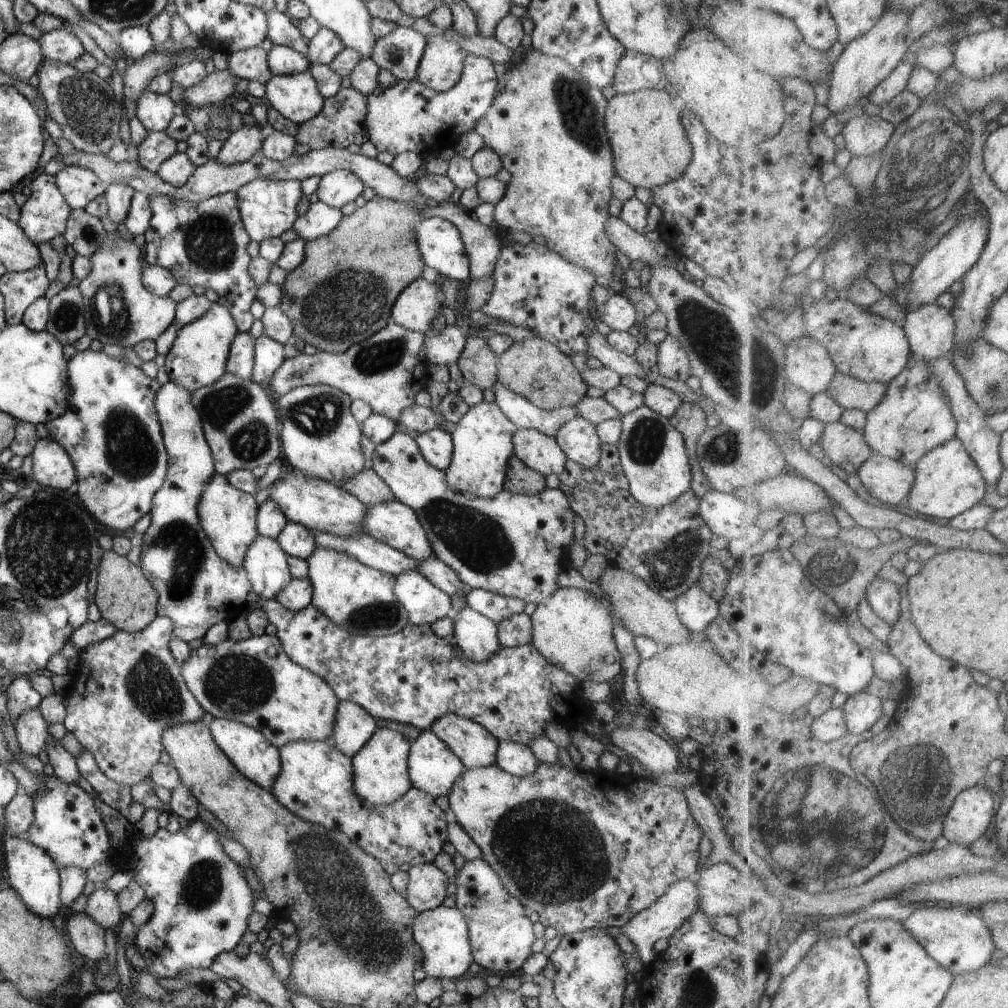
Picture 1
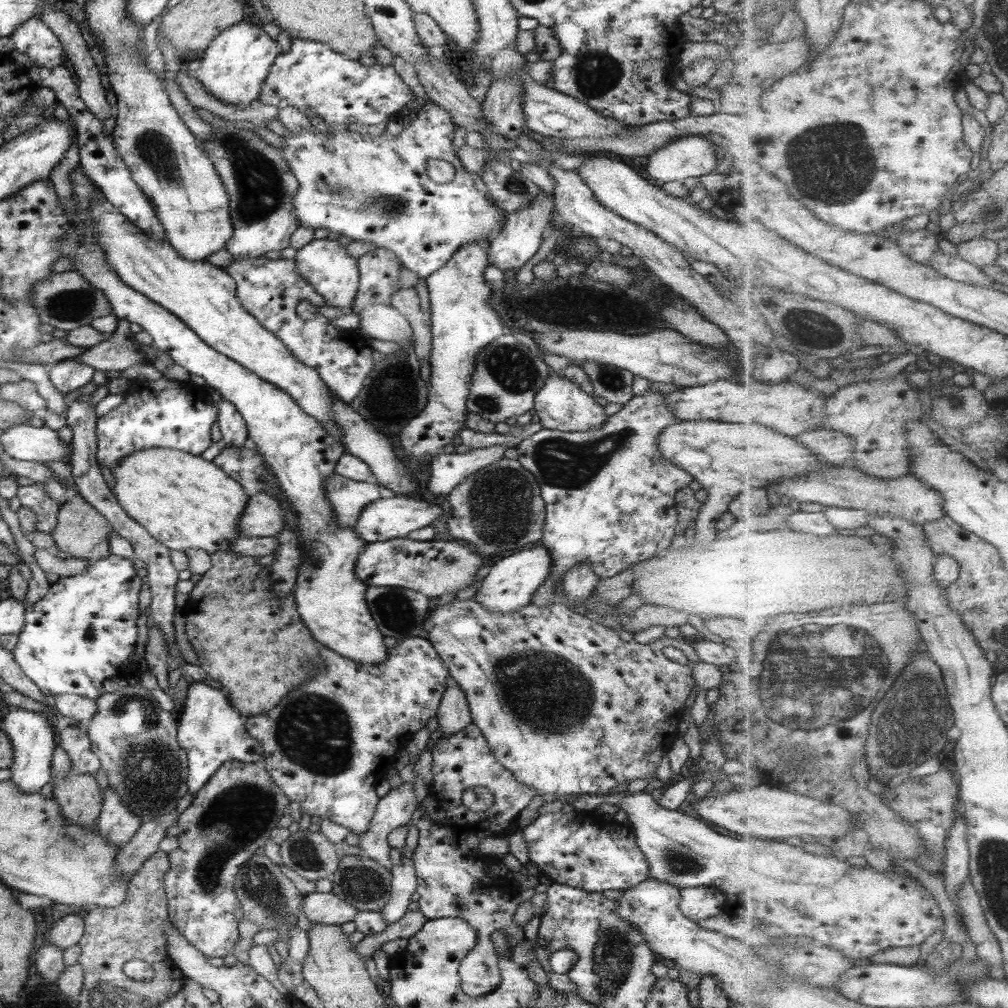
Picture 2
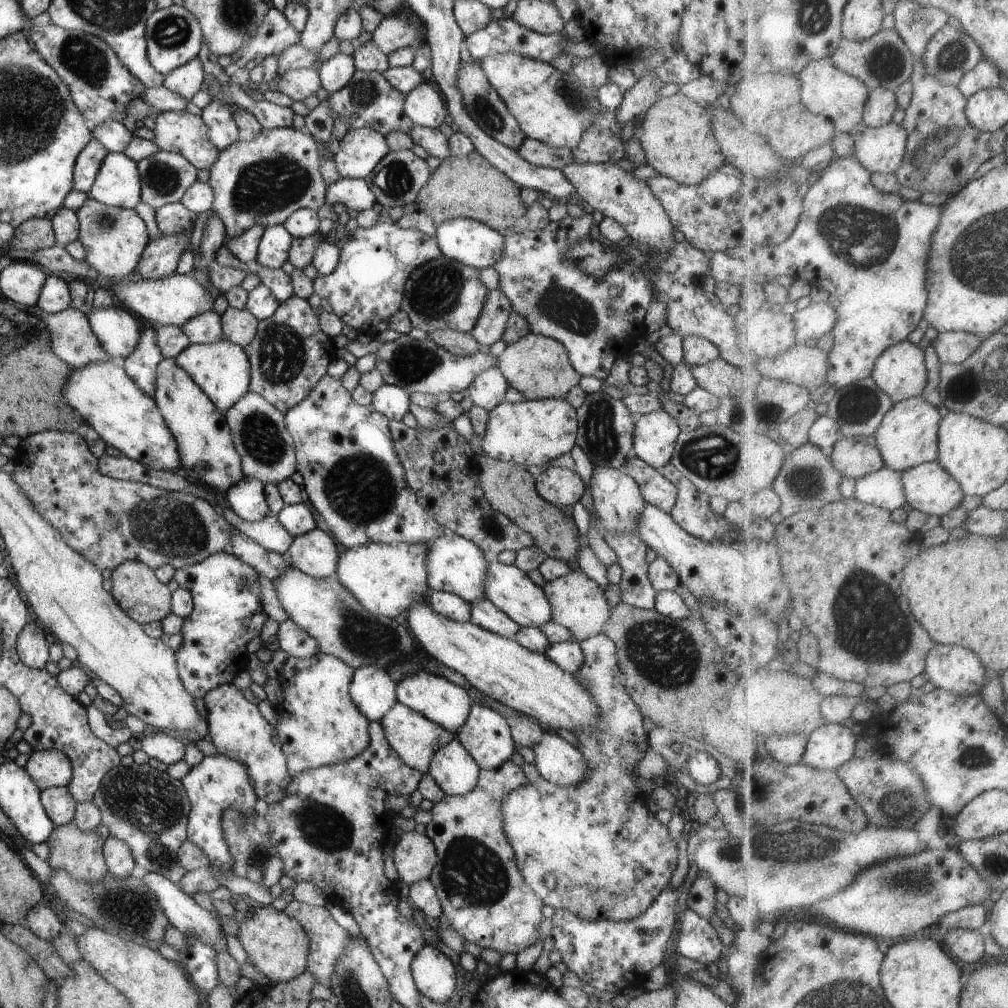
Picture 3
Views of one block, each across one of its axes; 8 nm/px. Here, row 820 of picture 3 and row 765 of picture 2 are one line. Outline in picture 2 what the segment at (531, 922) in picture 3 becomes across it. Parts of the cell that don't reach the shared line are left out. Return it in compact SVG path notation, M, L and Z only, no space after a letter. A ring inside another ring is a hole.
M473 722L469 725L466 725L460 732L455 732L451 735L442 735L436 743L433 745L431 749L432 754L432 782L428 784L429 789L426 794L426 797L422 801L419 808L416 809L416 812L413 814L412 817L412 824L416 826L419 830L419 841L417 842L416 848L413 850L415 855L413 856L413 867L416 869L416 876L418 879L417 884L417 892L420 894L420 898L418 900L419 910L426 916L428 919L443 919L444 917L458 917L464 919L468 924L471 925L472 928L476 929L476 946L470 949L470 952L460 961L460 968L458 970L459 978L462 982L462 992L466 993L470 999L476 998L476 996L484 996L484 994L490 994L494 992L494 990L498 989L498 985L500 985L500 981L502 981L500 968L499 968L499 961L500 958L497 955L497 950L495 944L492 944L491 941L491 934L495 933L496 931L504 931L507 934L507 941L509 942L509 948L513 947L516 943L522 942L525 939L524 930L514 923L514 913L516 912L516 908L519 905L519 896L520 896L520 889L514 882L509 881L506 876L492 876L490 875L489 867L499 863L499 860L493 856L485 855L480 848L479 842L481 838L486 838L487 836L500 836L504 834L504 832L513 832L511 826L517 823L517 818L522 810L534 800L534 796L536 796L536 789L532 789L524 784L521 784L515 777L512 775L512 772L508 771L503 764L500 764L494 753L490 750L488 741L486 737L482 734L480 728L476 726ZM473 786L483 786L484 788L488 788L490 792L494 795L495 801L494 804L484 812L474 812L469 808L464 806L462 802L462 795L463 792L467 788L472 788Z

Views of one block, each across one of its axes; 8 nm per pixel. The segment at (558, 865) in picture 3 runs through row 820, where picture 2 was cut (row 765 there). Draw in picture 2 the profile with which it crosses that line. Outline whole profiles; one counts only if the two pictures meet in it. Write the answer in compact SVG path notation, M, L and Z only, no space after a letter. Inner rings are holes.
M474 598L468 601L455 599L453 603L446 605L434 604L431 619L432 629L428 631L427 639L448 667L450 680L456 682L466 695L473 723L486 737L496 760L512 772L521 784L544 794L556 794L558 798L564 798L566 794L606 794L611 788L629 784L636 779L647 778L651 782L656 777L656 768L662 762L664 754L667 754L672 743L681 736L682 725L686 720L685 703L693 696L696 688L691 663L699 661L695 648L686 644L683 637L674 639L664 636L650 644L638 644L634 639L626 642L618 636L618 627L610 626L608 622L600 621L562 602L554 602L545 607L530 603L503 613L485 609ZM669 646L682 650L690 663L682 665L668 659L662 653L662 648Z

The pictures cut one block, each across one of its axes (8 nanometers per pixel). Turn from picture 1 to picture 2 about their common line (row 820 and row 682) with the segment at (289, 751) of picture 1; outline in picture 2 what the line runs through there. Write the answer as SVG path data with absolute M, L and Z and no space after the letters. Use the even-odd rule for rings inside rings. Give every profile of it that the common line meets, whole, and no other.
M410 637L398 641L397 646L388 649L386 659L378 664L356 662L322 644L319 644L318 650L321 658L325 661L325 669L317 672L315 676L310 676L309 680L305 680L305 683L298 688L291 690L271 711L245 718L245 725L248 734L253 739L256 739L264 749L265 770L291 800L291 805L295 807L296 814L306 811L311 816L326 816L332 822L336 822L336 824L340 824L344 828L349 828L354 834L364 834L367 828L370 828L370 823L379 801L376 786L387 777L388 771L394 766L396 753L406 748L414 734L420 728L426 726L429 718L436 716L439 702L451 682L450 673L448 672L448 667L433 647L433 644L428 639L420 639L418 637Z

